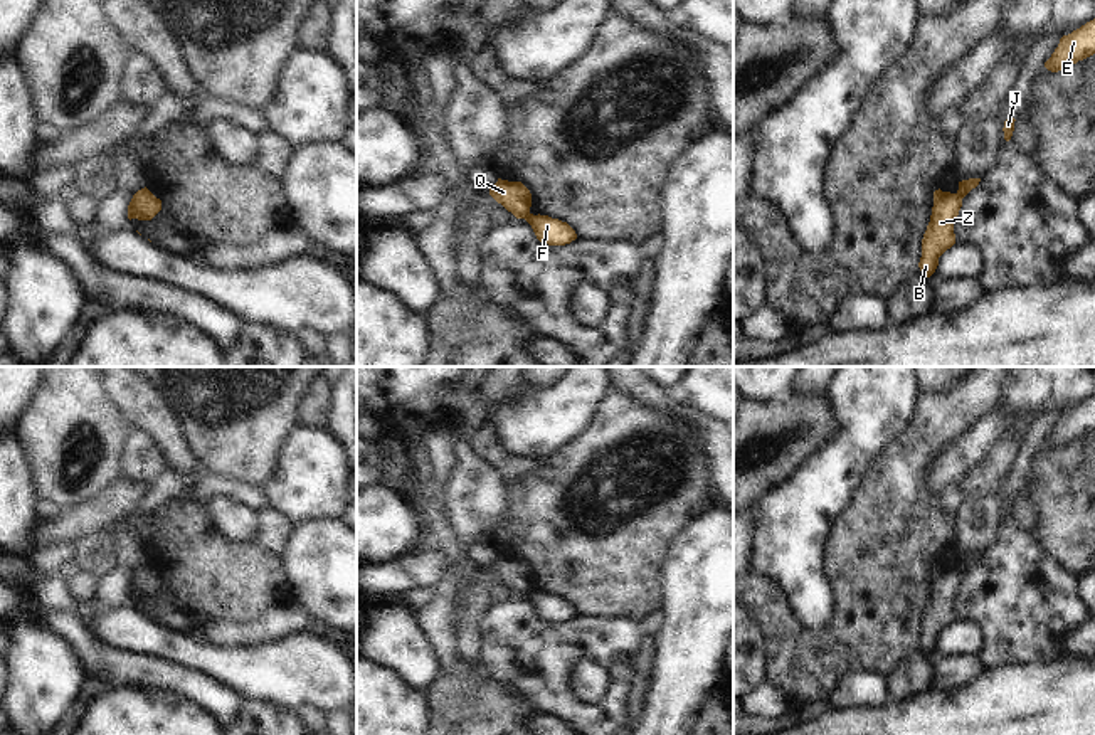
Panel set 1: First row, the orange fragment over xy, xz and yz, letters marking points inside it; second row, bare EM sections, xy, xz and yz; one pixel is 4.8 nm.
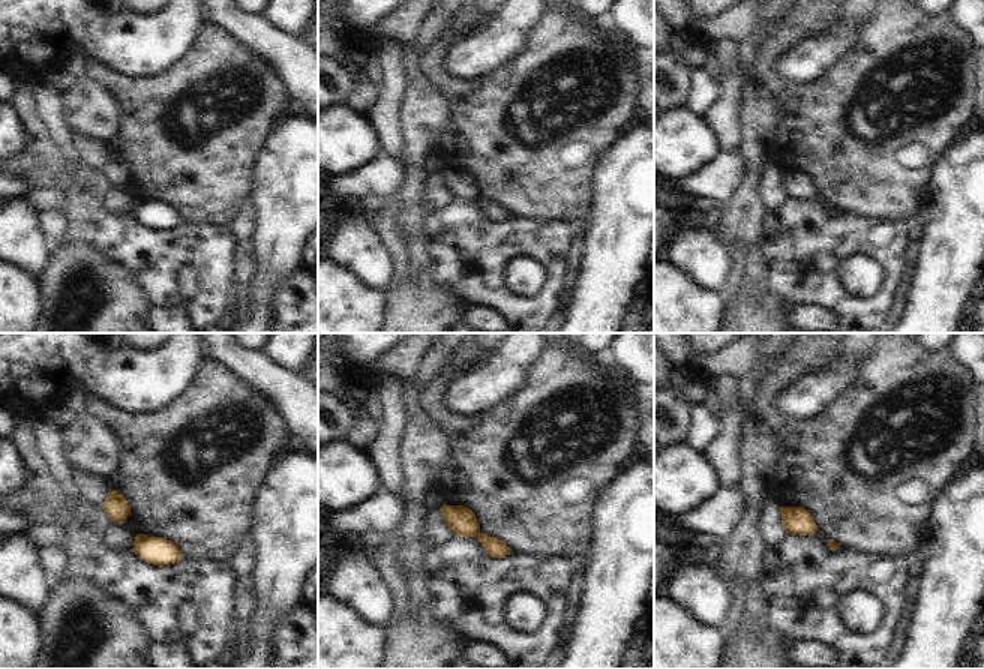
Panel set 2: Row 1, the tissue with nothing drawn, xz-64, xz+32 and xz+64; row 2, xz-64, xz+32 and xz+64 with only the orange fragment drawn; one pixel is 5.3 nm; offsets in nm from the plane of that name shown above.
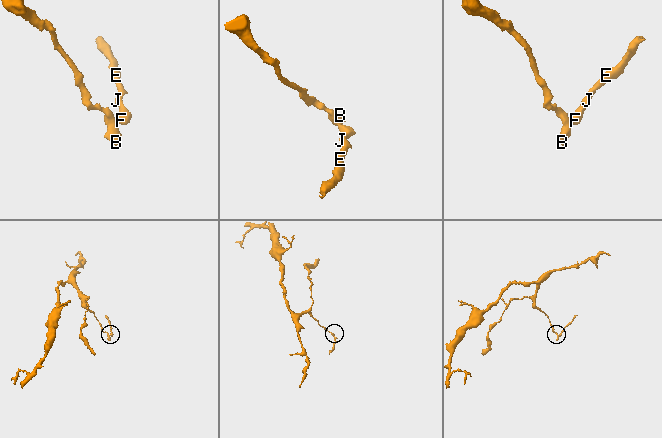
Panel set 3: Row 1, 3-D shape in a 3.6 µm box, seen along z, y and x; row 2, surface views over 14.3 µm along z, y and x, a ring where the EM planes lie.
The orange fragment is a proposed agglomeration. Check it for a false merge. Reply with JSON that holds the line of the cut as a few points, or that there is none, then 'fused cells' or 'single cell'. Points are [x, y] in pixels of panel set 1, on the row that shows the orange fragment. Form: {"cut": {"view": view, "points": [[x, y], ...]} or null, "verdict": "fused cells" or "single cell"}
{"cut": {"view": "yz", "points": [[956, 194], [961, 199]]}, "verdict": "fused cells"}

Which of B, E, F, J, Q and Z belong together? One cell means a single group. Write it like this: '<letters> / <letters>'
B Q Z / E F J

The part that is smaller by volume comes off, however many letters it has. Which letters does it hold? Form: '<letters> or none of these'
E, F, J

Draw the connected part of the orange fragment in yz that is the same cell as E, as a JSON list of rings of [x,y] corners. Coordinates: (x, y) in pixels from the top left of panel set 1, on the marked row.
[[[1095,19],[1060,39],[1058,47],[1045,62],[1051,72],[1063,71],[1095,54]]]

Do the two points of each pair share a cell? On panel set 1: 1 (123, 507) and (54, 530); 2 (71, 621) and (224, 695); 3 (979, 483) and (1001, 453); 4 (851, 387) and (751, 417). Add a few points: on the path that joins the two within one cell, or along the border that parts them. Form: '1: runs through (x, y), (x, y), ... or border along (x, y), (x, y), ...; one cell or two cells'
1: runs through (106, 508), (89, 518), (71, 523); one cell
2: runs through (105, 661), (116, 668), (152, 671), (184, 682); one cell
3: runs through (986, 476), (999, 460); one cell
4: border along (826, 394), (835, 404), (836, 434); two cells

